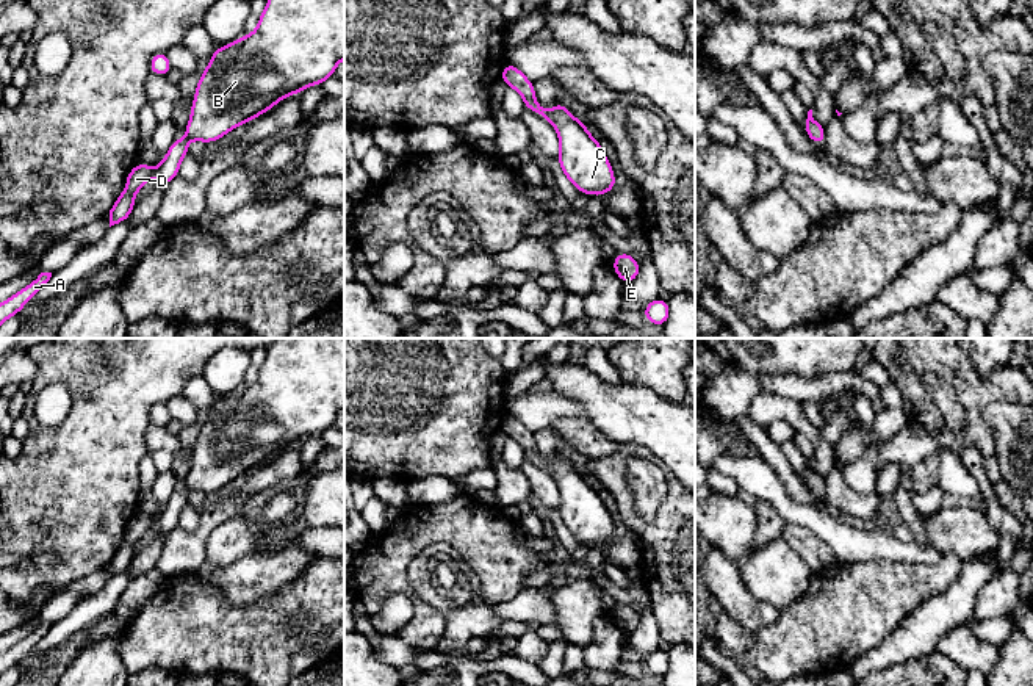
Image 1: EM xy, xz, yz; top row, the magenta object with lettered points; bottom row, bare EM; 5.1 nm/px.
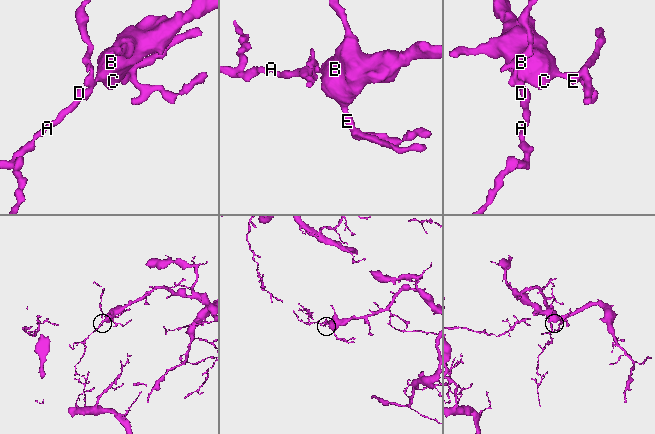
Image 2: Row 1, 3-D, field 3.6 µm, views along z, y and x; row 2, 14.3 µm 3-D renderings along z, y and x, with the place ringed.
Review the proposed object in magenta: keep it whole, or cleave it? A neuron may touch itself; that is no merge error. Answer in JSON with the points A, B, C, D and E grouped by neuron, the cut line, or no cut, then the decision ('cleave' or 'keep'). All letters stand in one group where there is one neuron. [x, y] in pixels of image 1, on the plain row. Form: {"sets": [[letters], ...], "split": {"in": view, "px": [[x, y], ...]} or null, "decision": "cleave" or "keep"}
{"sets": [["A", "B", "C", "D", "E"]], "split": null, "decision": "keep"}

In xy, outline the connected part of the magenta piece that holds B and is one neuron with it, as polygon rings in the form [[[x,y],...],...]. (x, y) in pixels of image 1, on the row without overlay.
[[[277,338],[268,346],[266,360],[258,368],[257,381],[213,403],[194,443],[191,468],[185,479],[186,489],[175,489],[157,520],[150,515],[138,514],[127,525],[127,537],[110,561],[110,578],[128,570],[135,559],[136,543],[152,526],[160,531],[160,537],[178,528],[178,518],[188,506],[189,492],[197,490],[207,495],[218,492],[238,476],[247,475],[250,470],[269,462],[282,450],[297,445],[308,437],[322,435],[335,424],[335,418],[341,410],[344,410],[344,338]]]

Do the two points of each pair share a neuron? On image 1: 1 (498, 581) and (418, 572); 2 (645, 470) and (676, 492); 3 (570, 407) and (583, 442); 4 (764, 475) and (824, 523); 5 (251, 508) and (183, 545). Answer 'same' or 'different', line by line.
1: different
2: different
3: different
4: same
5: same

